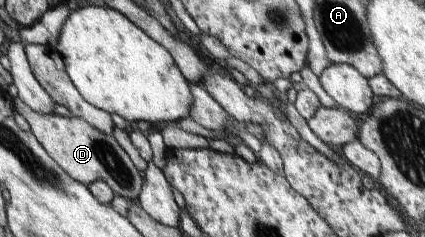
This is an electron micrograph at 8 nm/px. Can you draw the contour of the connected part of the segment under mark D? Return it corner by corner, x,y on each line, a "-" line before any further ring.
16,98
19,104
19,112
26,117
30,123
31,132
41,141
41,145
49,152
55,161
74,180
81,181
82,184
89,185
102,179
116,195
136,201
140,188
142,188
142,176
138,174
136,166
128,158
128,154
120,148
120,144
114,140
113,135
103,133
101,129
94,128
89,121
82,117
63,117
57,114
42,115
30,107
24,105
20,98

